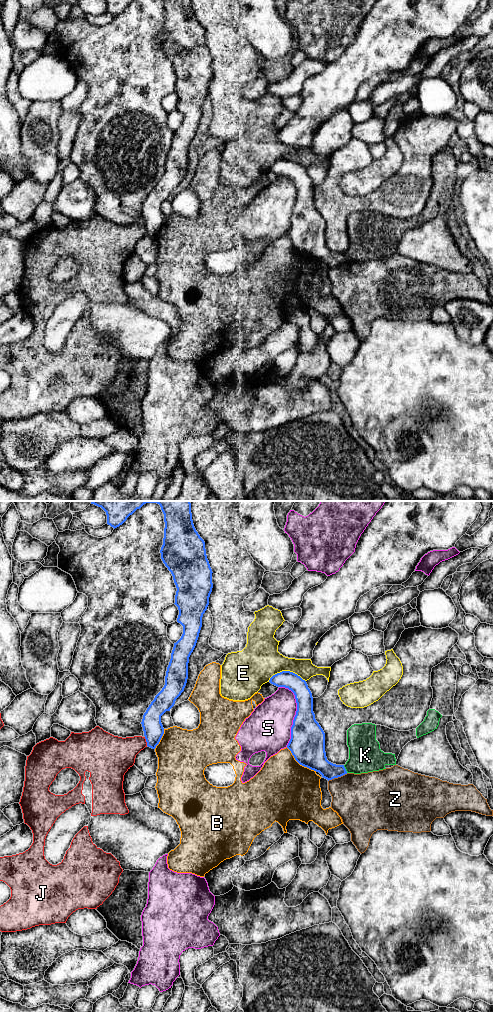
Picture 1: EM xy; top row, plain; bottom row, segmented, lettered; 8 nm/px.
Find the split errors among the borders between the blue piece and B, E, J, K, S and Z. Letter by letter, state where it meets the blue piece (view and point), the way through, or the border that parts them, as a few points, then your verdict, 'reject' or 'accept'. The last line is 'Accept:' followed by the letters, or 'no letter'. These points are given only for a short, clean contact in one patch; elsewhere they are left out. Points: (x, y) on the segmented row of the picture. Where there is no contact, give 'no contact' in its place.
B: meets blue in xy at (300, 764); reject
E: meets blue in xy at (287, 671); reject
J: meets blue in xy at (146, 741); reject
K: meets blue in xy at (345, 769); border along xy (343, 765), (347, 772); reject
S: meets blue in xy at (296, 713); reject
Z: meets blue in xy at (337, 777); reject
Accept: no letter

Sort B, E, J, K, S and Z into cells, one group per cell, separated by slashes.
B / E / J / K / S / Z

